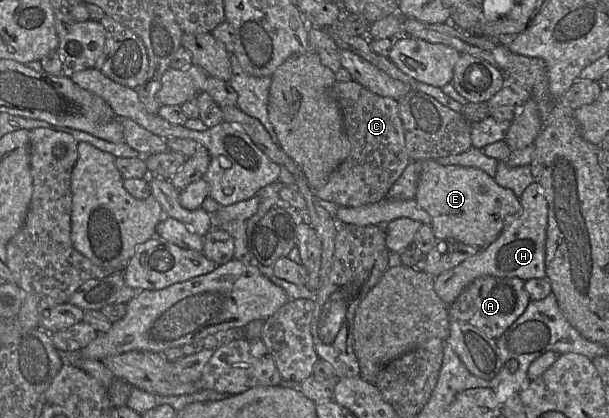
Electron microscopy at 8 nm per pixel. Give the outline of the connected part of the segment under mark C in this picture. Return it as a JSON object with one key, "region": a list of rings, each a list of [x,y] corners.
{"region":[[[336,81],[332,88],[344,119],[349,155],[335,169],[328,182],[316,191],[317,197],[343,207],[358,207],[378,202],[387,194],[411,162],[398,100],[372,93],[356,81]]]}

